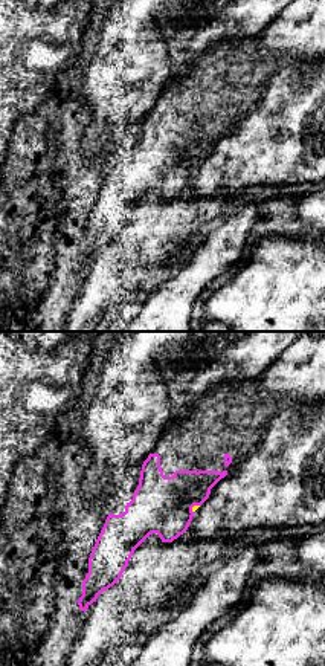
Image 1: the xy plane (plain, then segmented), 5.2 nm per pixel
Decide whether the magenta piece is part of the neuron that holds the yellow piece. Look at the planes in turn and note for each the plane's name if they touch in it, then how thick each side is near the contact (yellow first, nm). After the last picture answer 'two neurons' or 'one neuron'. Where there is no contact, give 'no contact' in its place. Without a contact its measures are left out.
contact in xy; calibres 20 and 300 nm

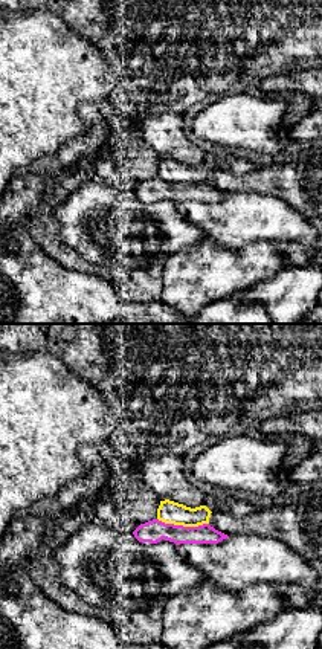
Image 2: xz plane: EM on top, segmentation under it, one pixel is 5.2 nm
contact in xz; calibres 120 and 120 nm

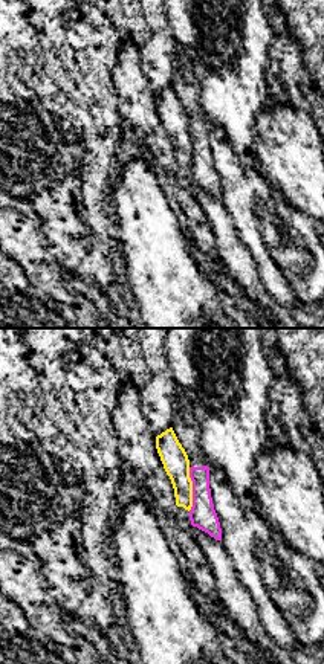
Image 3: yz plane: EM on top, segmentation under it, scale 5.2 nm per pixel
contact in yz; calibres 140 and 140 nm

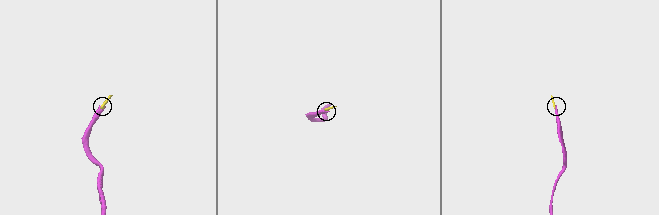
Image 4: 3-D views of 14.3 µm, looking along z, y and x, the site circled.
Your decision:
two neurons

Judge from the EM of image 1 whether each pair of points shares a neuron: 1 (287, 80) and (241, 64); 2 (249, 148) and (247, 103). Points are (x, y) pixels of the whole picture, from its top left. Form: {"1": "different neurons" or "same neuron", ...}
{"1": "different neurons", "2": "different neurons"}

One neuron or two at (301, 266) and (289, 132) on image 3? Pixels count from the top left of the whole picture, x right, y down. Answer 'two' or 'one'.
two

